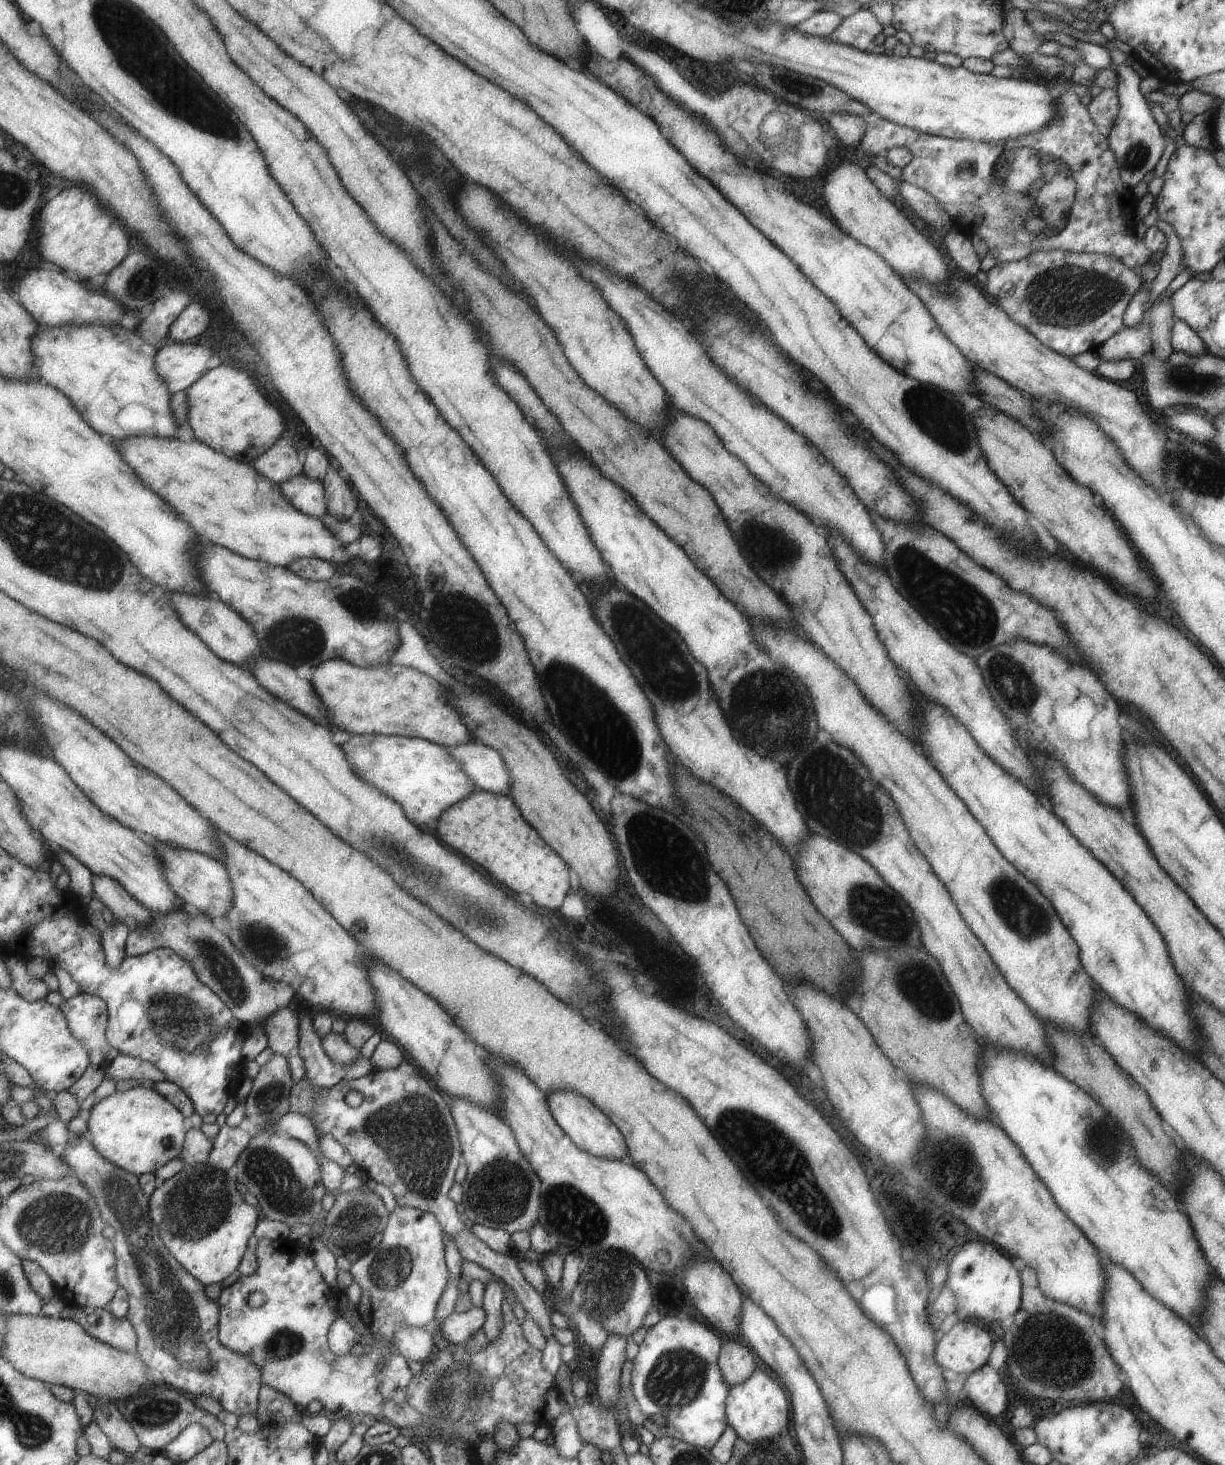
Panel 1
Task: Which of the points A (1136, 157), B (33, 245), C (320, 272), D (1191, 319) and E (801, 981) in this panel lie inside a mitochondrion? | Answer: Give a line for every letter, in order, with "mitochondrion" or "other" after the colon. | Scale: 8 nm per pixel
A: mitochondrion
B: other
C: other
D: other
E: other

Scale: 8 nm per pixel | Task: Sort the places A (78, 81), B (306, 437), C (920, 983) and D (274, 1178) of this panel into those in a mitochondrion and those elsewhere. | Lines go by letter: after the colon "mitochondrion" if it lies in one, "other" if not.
A: other
B: other
C: mitochondrion
D: mitochondrion

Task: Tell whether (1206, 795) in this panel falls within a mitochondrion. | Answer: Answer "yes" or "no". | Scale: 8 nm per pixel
no

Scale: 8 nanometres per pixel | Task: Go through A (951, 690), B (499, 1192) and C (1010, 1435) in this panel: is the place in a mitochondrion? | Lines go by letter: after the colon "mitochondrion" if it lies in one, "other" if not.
A: other
B: mitochondrion
C: other

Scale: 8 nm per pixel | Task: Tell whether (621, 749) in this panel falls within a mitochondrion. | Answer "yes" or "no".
yes

